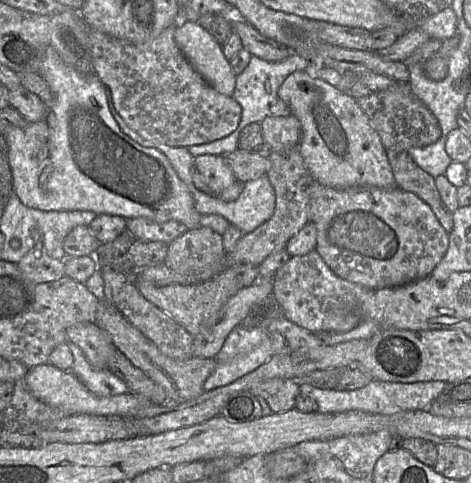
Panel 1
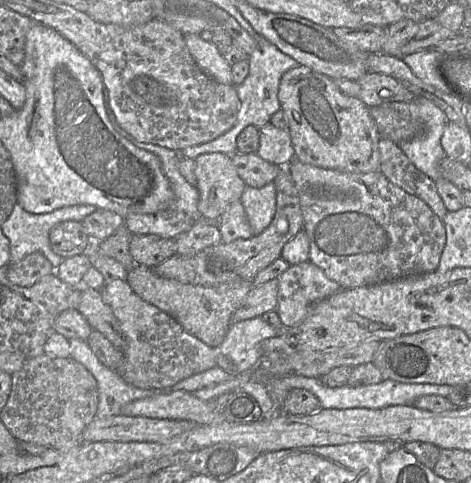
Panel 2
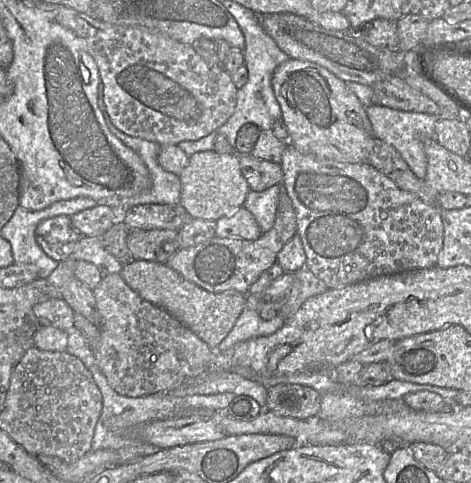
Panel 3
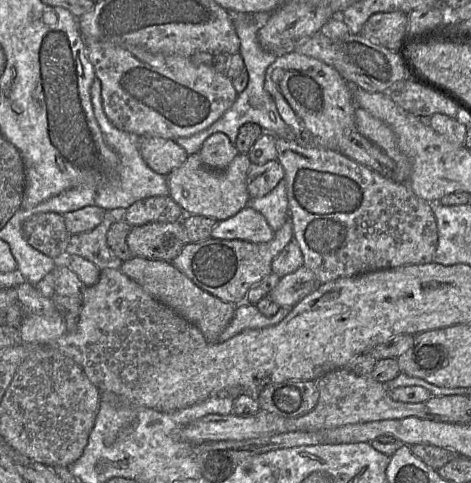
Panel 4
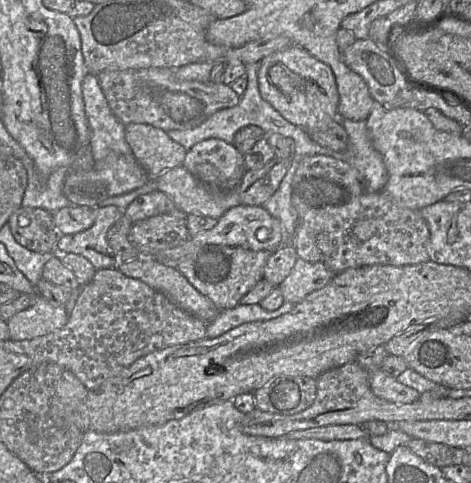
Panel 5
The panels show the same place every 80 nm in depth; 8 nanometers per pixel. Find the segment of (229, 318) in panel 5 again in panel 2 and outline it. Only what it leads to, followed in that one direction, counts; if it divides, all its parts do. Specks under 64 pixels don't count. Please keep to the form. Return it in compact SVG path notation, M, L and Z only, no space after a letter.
M260 317L236 322L230 325L218 353L238 365L247 357L247 351L277 335L278 331Z

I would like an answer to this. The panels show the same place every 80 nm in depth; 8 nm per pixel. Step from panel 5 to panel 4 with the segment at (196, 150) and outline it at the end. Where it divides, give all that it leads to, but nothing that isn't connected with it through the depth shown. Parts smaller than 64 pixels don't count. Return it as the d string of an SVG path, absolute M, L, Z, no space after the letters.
M215 133L204 141L197 154L206 167L224 170L239 154L239 151L227 135Z

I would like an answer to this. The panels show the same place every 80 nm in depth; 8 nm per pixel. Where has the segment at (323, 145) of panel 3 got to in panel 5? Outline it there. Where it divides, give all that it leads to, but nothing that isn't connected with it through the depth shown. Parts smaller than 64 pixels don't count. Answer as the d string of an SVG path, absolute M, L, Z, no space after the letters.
M292 45L274 52L258 63L258 86L261 97L273 106L286 120L305 132L328 128L331 122L340 119L338 114L339 94L331 68L300 46Z

